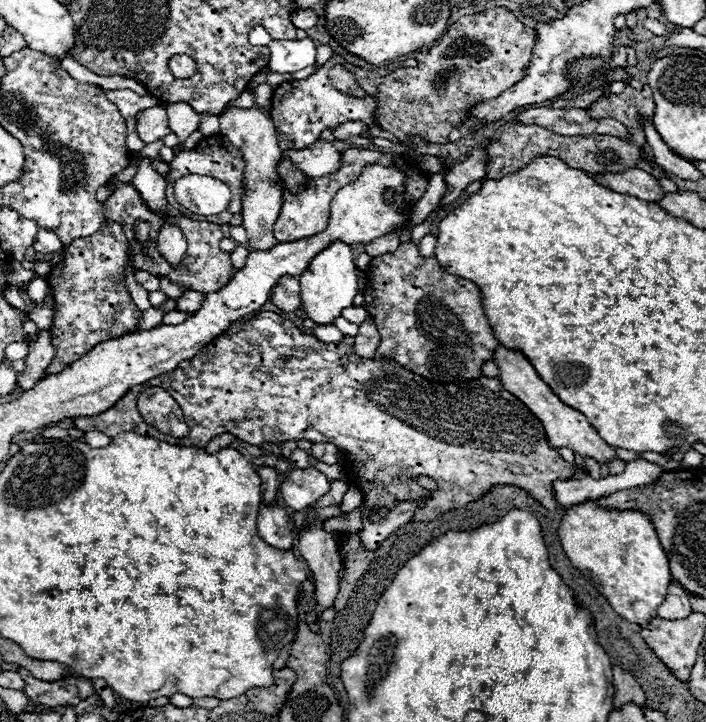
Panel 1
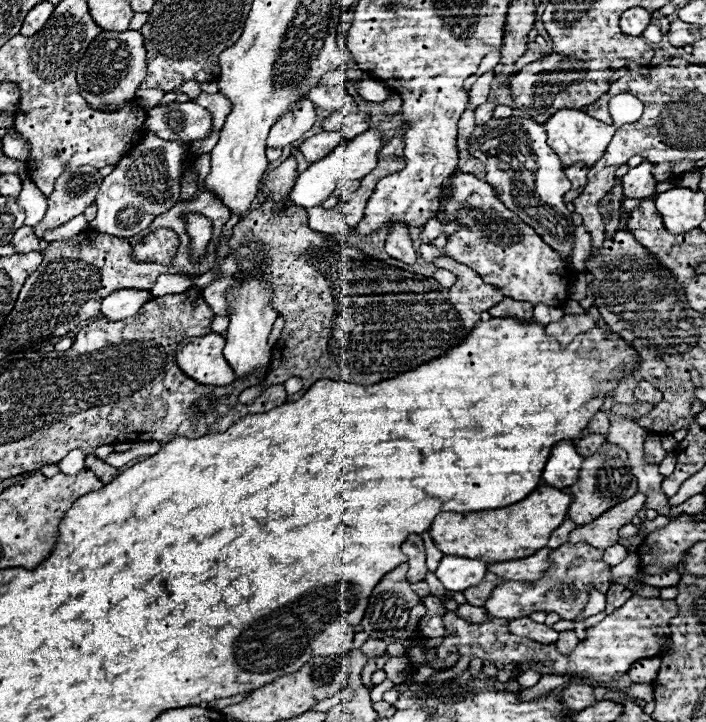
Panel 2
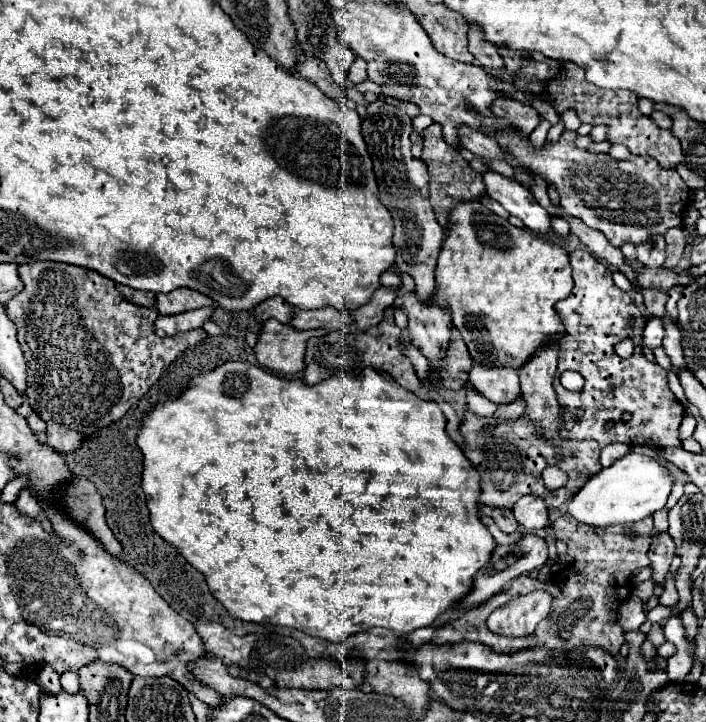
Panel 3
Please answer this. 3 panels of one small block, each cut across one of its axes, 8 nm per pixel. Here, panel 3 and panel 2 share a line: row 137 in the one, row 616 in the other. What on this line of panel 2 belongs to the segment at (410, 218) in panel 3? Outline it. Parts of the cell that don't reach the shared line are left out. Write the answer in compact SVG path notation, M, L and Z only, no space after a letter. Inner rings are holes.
M400 564L396 570L388 572L380 580L380 584L376 584L376 588L372 590L366 614L362 618L362 628L364 628L364 632L370 634L370 638L382 640L382 638L394 636L398 630L406 628L408 618L410 618L410 610L416 604L420 604L420 596L410 588L410 582L406 580L406 572L408 572L408 564Z

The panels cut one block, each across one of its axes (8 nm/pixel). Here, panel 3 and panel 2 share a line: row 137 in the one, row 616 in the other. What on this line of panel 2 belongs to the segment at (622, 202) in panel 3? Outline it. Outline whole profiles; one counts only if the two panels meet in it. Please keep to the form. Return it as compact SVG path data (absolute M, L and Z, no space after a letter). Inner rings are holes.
M566 542L560 548L552 550L550 568L544 572L544 576L540 580L536 580L534 584L530 584L530 582L502 582L492 590L484 608L490 616L506 618L506 620L524 618L524 616L530 616L532 612L538 612L538 610L558 612L562 620L574 620L584 610L592 586L596 590L608 590L608 584L610 584L608 576L610 576L610 566L602 560L602 550L592 548L586 542L578 542L578 544ZM576 558L584 558L584 562L580 566L572 566L572 562Z

